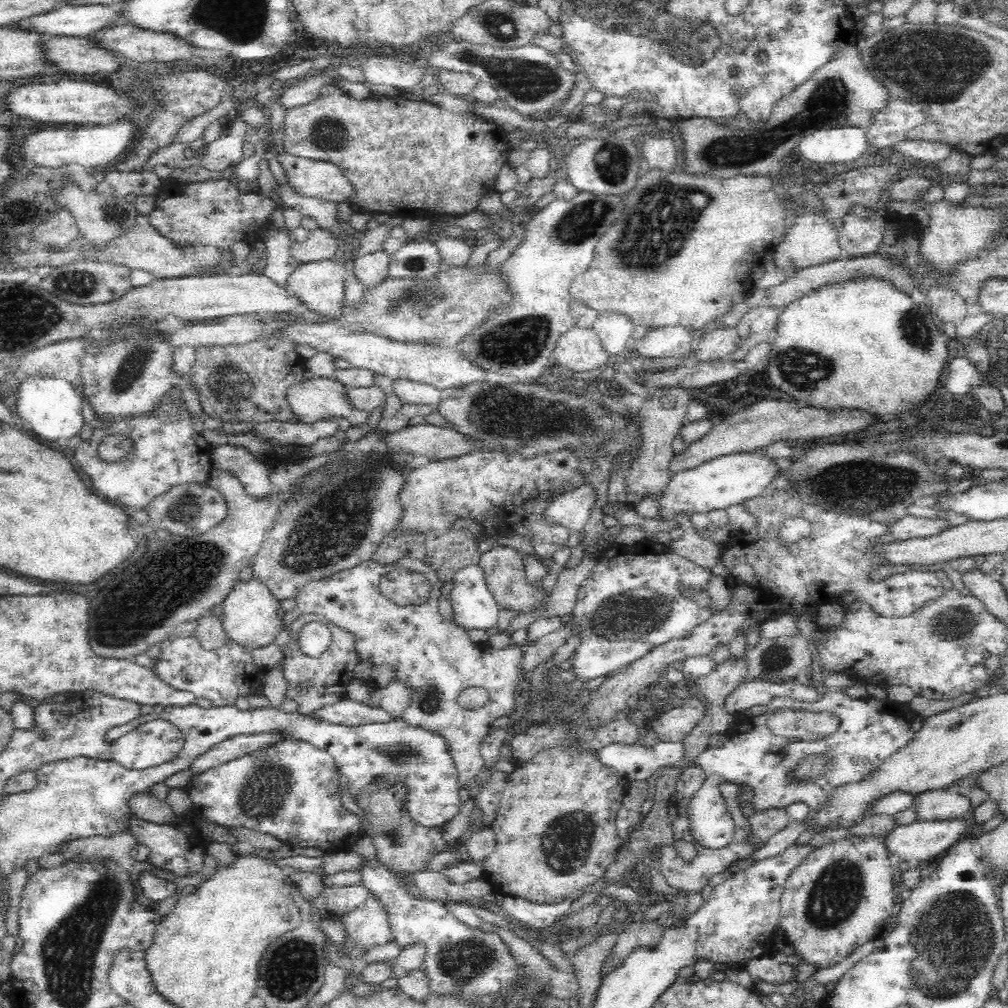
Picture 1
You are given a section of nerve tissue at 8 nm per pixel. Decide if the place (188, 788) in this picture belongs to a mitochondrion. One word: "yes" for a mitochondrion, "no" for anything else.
no

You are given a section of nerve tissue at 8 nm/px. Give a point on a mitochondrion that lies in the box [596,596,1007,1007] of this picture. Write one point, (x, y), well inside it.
(949, 945)

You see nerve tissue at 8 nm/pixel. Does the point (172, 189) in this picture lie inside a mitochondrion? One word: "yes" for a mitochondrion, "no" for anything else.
no

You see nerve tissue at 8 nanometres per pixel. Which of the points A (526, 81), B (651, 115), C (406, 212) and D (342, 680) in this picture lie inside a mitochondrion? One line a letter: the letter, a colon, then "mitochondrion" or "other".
A: mitochondrion
B: other
C: other
D: other

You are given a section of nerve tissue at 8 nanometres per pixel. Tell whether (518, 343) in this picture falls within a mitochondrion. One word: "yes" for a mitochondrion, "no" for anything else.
yes

